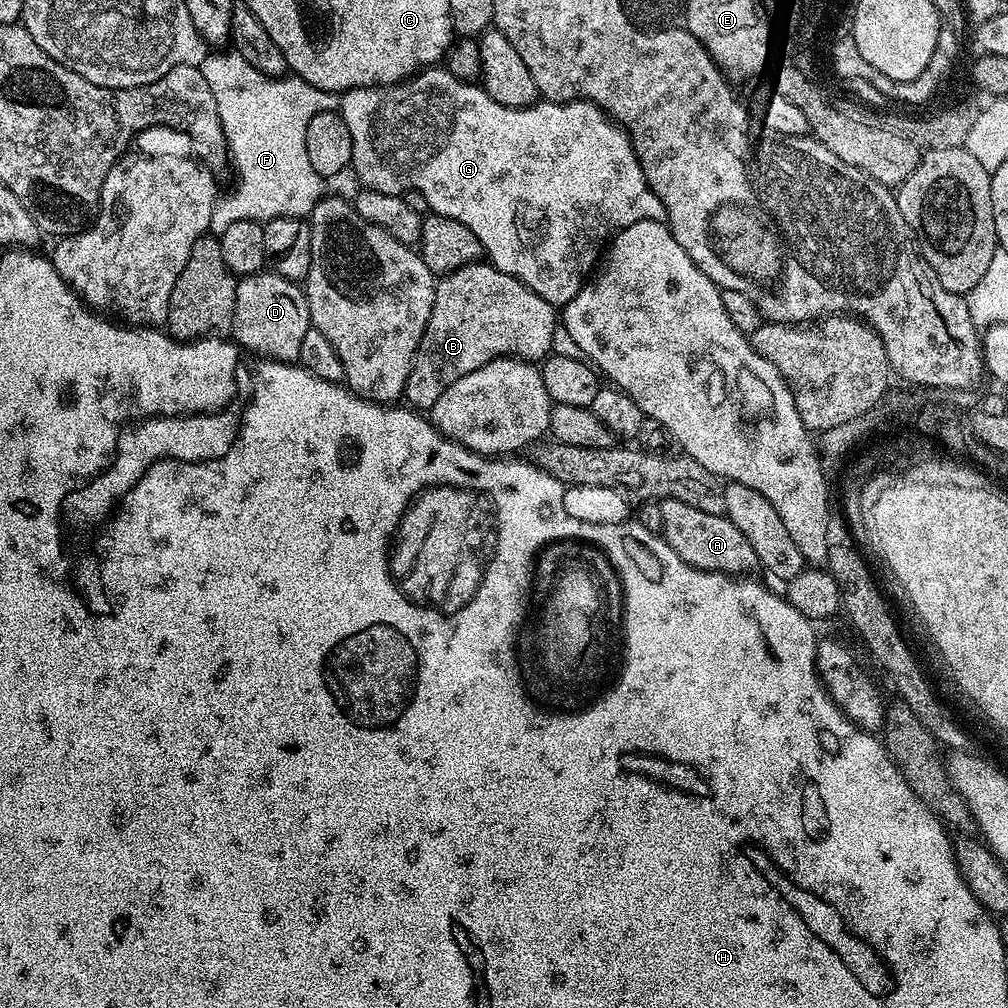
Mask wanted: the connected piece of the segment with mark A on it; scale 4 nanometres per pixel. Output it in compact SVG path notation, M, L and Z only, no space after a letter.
M677 500L659 501L664 523L664 541L686 562L703 572L726 572L729 574L752 574L757 571L758 561L750 538L730 522L727 515L706 514L706 510L697 510L686 506L686 502Z

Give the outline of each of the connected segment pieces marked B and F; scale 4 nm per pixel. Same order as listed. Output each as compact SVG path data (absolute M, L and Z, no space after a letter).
M477 262L449 272L436 281L434 310L430 310L430 322L426 322L422 342L418 342L403 399L413 409L431 410L438 397L449 386L454 386L458 378L466 378L470 370L478 370L478 366L486 366L486 362L497 360L500 356L514 356L529 362L543 361L552 352L557 326L558 312L554 305L534 294L534 290L527 288L518 278L498 270L492 264Z
M216 50L199 65L201 74L218 102L218 118L228 138L231 159L236 159L240 181L233 192L219 197L210 218L211 235L219 238L230 222L265 222L283 216L307 217L325 195L325 181L310 166L306 154L306 128L319 112L335 112L340 96L318 90L301 76L267 76L254 70L235 50Z

